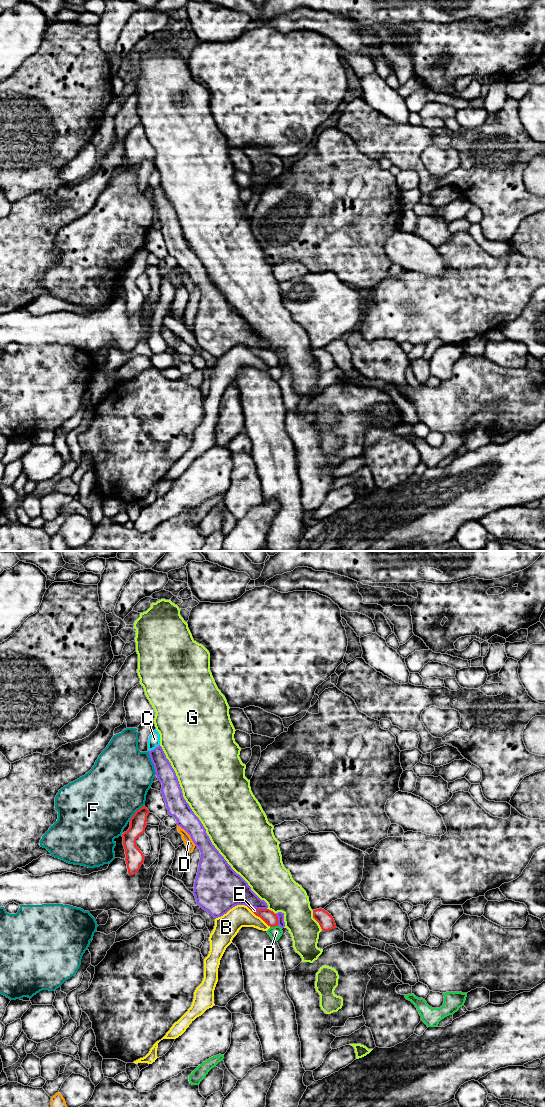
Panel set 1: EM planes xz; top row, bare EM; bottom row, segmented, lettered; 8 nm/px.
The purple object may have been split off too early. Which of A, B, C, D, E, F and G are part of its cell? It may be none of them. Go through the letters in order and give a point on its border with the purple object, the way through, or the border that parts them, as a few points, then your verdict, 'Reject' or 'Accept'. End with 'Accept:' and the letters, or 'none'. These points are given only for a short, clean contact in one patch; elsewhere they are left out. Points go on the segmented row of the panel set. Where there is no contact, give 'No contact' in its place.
A: Touches purple at xz (280, 926). Boundary: xz (278, 924), (282, 928). Reject
B: Touches purple at xz (231, 908). Reject
C: Touches purple at xz (155, 748). Reject
D: Touches purple at xz (188, 833). Reject
E: Touches purple at xz (257, 908). Reject
F: Touches purple at xz (152, 762). Reject
G: Touches purple at xz (203, 827). Reject
Accept: none

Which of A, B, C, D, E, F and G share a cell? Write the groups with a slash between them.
A / B / C / D / E / F / G

